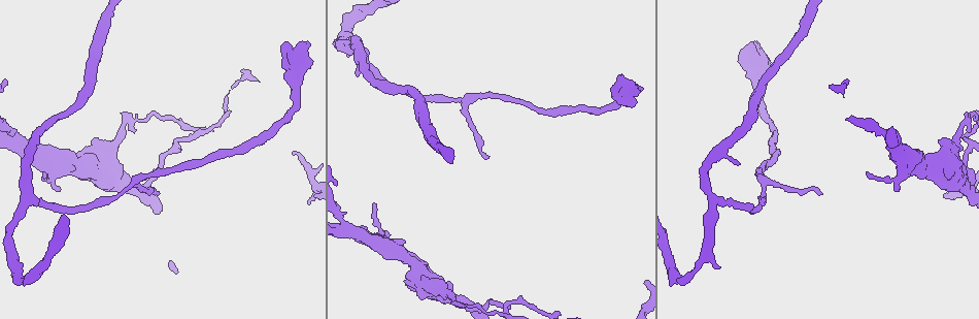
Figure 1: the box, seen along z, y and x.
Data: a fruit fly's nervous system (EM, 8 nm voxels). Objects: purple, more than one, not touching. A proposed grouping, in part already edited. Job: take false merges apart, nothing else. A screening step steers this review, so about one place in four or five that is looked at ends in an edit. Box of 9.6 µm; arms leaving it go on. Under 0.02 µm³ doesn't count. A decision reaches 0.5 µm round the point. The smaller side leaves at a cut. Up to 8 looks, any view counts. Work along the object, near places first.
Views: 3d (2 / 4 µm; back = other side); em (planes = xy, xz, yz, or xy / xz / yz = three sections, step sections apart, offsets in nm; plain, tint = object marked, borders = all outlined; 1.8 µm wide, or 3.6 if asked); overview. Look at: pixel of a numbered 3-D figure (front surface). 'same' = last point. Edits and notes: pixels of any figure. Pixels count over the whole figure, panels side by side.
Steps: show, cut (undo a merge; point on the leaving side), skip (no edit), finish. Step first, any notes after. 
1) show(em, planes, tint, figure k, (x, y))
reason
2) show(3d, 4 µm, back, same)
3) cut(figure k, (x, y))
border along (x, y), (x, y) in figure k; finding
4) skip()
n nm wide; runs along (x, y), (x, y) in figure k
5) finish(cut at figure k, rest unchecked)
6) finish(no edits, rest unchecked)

show(em, 3.6 µm, yz, step 8, tint, figure 1, (105, 164))

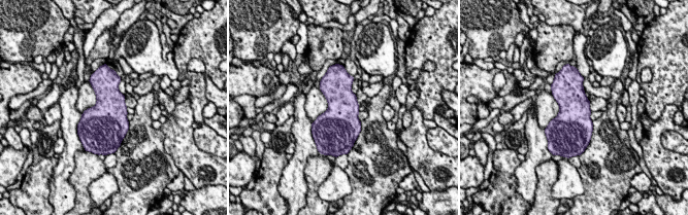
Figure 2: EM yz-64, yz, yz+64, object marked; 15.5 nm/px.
show(em, 3.6 µm, planes, tint, same)
another direction

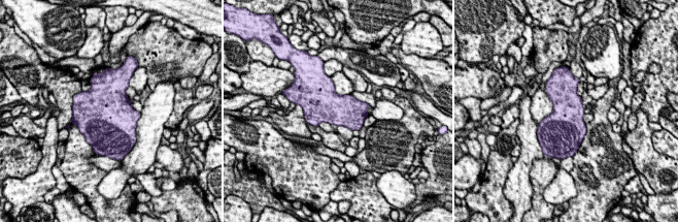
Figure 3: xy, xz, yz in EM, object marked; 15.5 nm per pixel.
skip()
continuous, no second neuron

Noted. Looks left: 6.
show(3d, 2 µm, figure 1, (135, 179))
arms part here

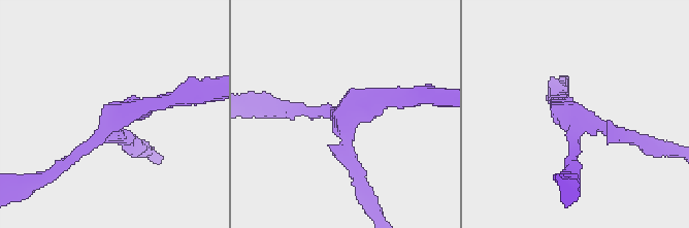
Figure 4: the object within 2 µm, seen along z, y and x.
show(em, yz, step 8, tint, figure 4, (112, 118))
shape alone is not enough

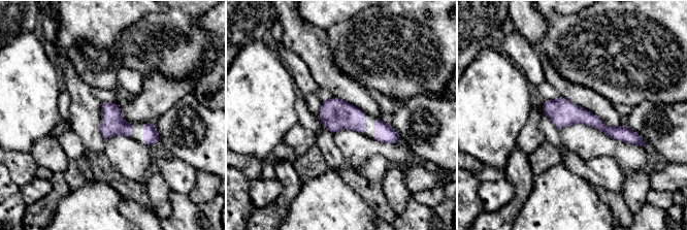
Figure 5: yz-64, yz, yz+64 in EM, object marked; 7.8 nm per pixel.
show(em, xz, step 8, borders, same)
another direction

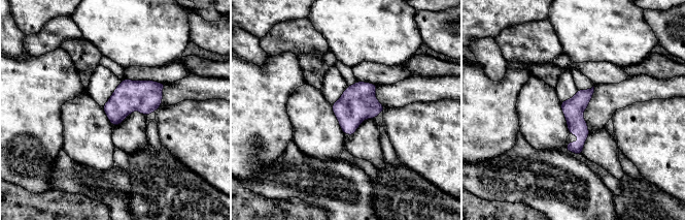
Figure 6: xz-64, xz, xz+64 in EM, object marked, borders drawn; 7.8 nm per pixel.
skip()
runs along (590, 92), (578, 104), (579, 151) in figure 6; continuous, no second neuron

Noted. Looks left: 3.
show(3d, 4 µm, figure 1, (20, 281))
abrupt turn

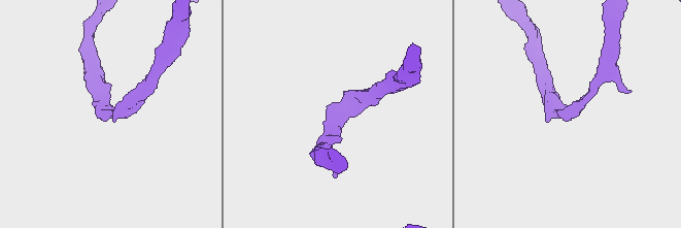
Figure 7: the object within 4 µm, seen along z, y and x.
show(em, planes, tint, figure 7, (339, 113))
arms of 200, 240 nm; shape alone is not enough

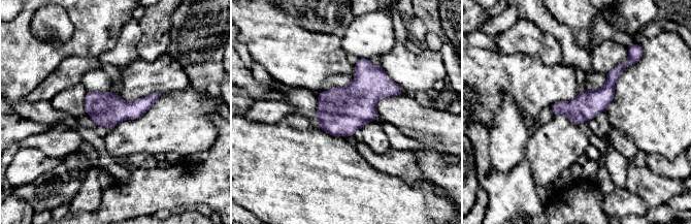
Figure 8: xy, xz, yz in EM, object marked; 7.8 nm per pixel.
skip()
runs along (620, 67), (585, 107), (554, 109) in figure 8; all the same neuron

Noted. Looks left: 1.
finish(no edits, rest unchecked)

